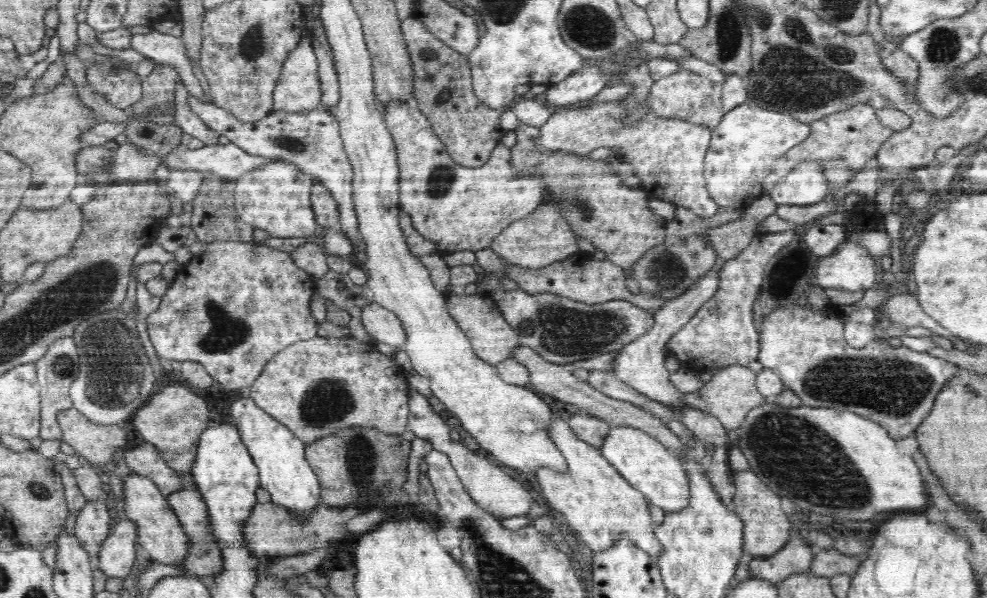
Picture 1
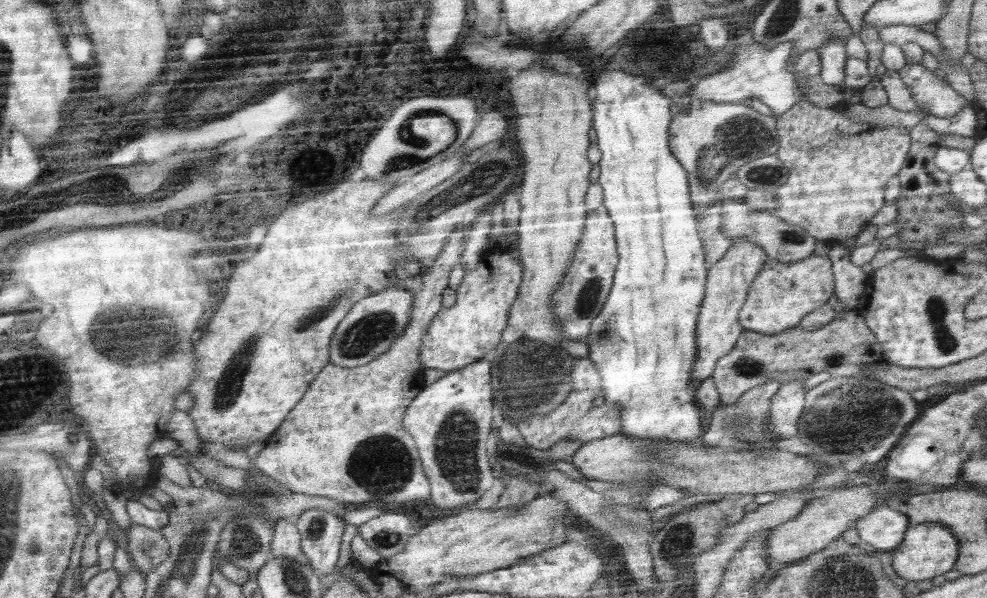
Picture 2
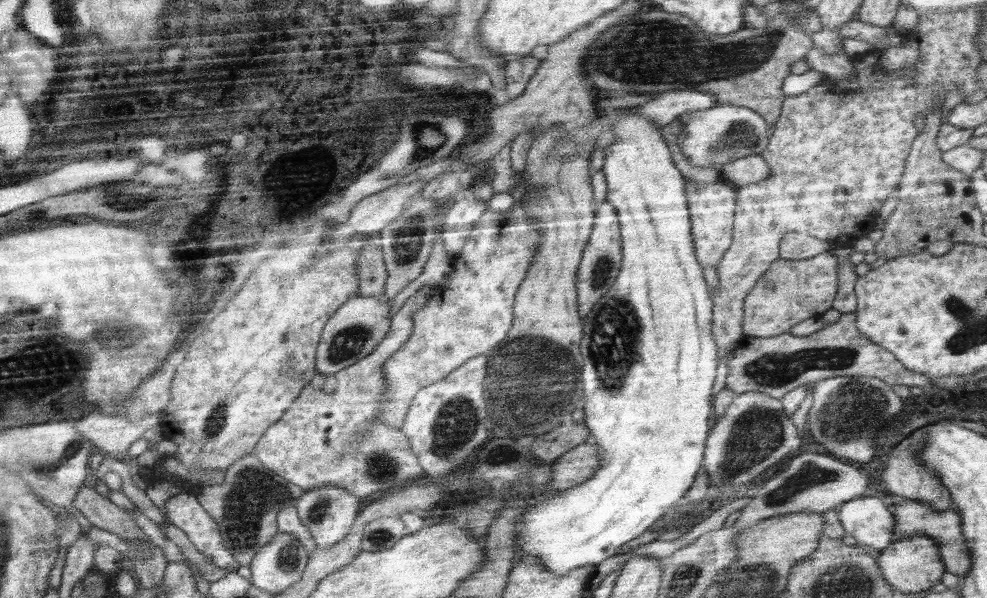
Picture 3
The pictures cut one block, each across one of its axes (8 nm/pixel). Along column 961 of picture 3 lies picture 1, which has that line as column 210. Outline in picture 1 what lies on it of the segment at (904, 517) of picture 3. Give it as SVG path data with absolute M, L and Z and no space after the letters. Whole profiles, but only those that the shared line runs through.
M179 489L168 494L166 500L177 517L181 519L186 534L189 535L190 550L189 556L185 558L184 564L177 565L180 572L186 570L194 576L214 576L225 570L224 548L217 542L217 537L212 533L212 518L210 518L209 506L205 499L195 490Z

